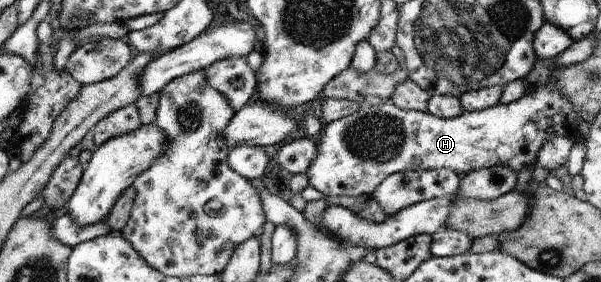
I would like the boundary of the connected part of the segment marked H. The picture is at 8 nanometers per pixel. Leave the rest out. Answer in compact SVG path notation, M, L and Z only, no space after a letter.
M555 81L541 89L529 90L515 102L497 104L483 111L464 111L453 119L441 119L429 112L404 110L389 100L381 105L361 106L359 111L351 115L331 123L323 123L321 133L316 137L317 157L311 161L305 175L309 185L323 193L325 197L361 197L371 195L389 175L409 170L449 168L464 176L469 171L477 171L483 167L506 165L515 173L519 173L525 165L536 165L537 153L541 151L543 143L555 137L555 134L577 142L581 137L580 122L581 117L575 111L573 103L559 93Z

